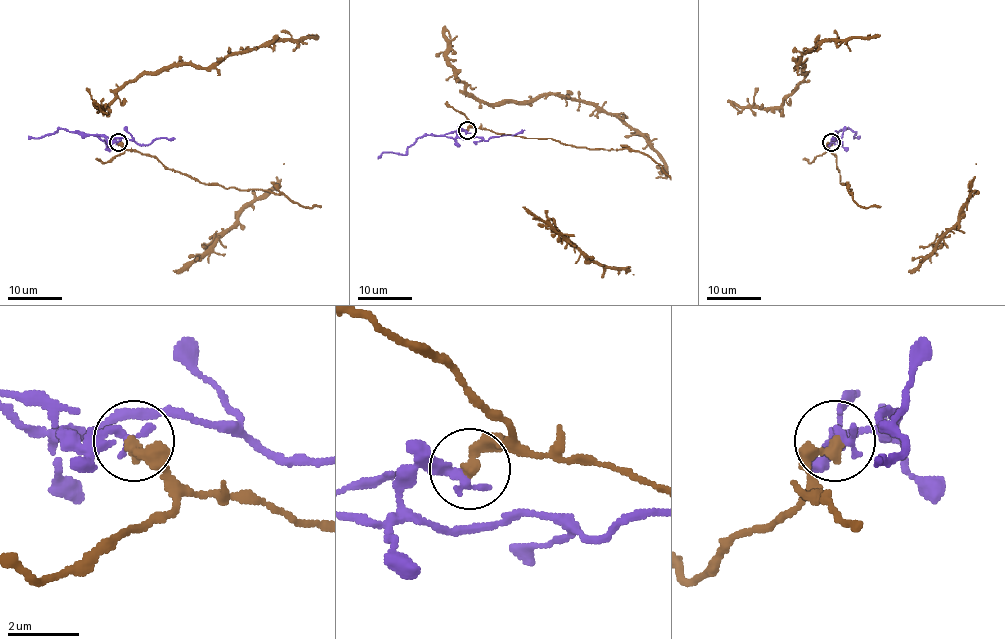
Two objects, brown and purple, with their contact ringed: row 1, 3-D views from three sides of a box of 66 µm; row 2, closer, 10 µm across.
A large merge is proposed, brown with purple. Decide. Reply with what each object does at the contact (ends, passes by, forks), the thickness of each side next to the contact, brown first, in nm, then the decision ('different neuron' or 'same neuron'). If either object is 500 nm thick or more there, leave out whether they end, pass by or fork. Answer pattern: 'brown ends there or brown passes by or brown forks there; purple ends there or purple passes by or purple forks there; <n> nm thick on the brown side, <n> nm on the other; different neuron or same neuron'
brown ends there; purple ends there; 320 nm thick on the brown side, 240 nm on the other; different neuron

